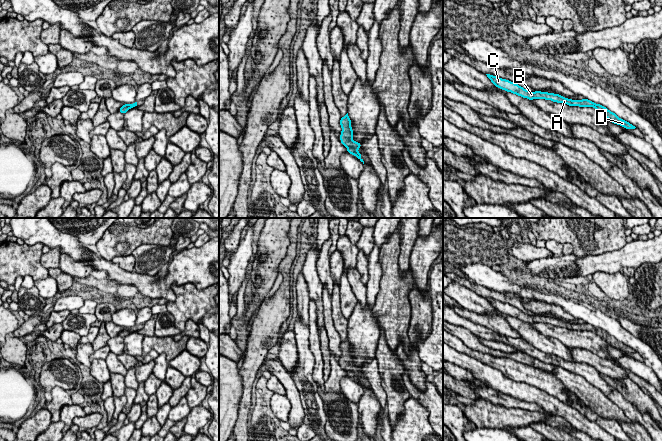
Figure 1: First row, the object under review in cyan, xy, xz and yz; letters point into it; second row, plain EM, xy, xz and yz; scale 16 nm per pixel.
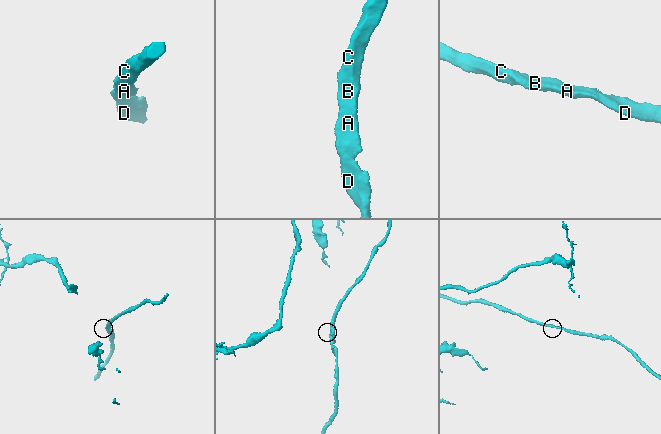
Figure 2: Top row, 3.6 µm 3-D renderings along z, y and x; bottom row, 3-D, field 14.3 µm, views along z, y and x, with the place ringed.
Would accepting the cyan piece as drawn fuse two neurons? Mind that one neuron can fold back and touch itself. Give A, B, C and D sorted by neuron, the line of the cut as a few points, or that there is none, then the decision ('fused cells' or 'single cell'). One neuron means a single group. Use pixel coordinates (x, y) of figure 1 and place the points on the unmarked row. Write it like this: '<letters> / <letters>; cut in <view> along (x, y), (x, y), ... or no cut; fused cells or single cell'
A B C D; no cut; single cell

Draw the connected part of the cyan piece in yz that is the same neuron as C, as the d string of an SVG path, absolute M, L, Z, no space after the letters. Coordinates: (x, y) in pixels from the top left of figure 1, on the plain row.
M486 298L486 299L491 304L491 306L494 308L495 311L499 311L502 314L511 316L511 317L521 320L523 322L527 322L529 324L533 324L533 323L551 324L553 326L567 328L569 330L593 331L614 348L620 349L626 353L635 353L636 352L634 349L630 348L629 346L627 346L621 342L618 342L615 337L611 336L606 331L604 331L600 328L595 328L594 326L592 326L586 322L584 322L582 324L578 324L578 323L572 324L572 323L564 322L563 320L561 320L559 318L554 318L554 317L541 316L541 315L531 316L531 315L526 314L523 311L519 310L518 308L511 306L510 304L502 303L502 302L493 300L491 298Z

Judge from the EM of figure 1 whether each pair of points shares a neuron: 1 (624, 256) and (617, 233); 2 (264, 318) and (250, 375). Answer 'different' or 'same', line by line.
1: different
2: same

